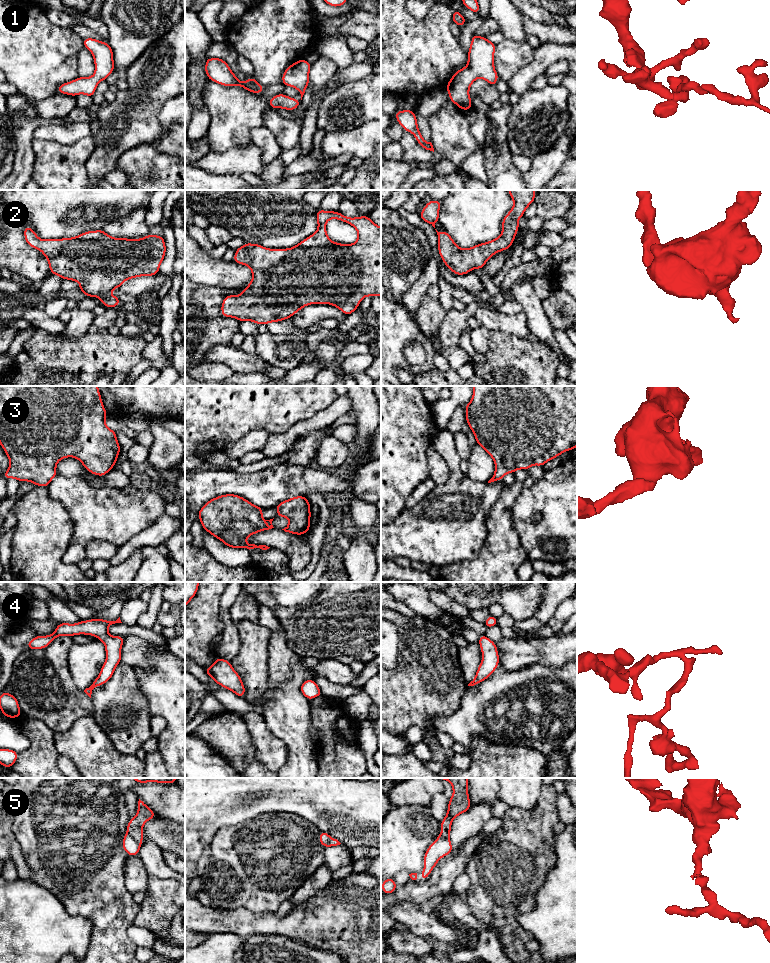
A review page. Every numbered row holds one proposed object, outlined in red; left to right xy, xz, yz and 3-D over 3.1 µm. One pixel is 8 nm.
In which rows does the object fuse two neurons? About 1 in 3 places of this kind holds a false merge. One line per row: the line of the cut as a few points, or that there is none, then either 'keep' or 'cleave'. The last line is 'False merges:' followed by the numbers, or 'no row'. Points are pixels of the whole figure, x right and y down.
1: no cut | keep
2: no cut | keep
3: no cut | keep
4: no cut | keep
5: xy (127, 832), (140, 843) | cleave
False merges: 5

